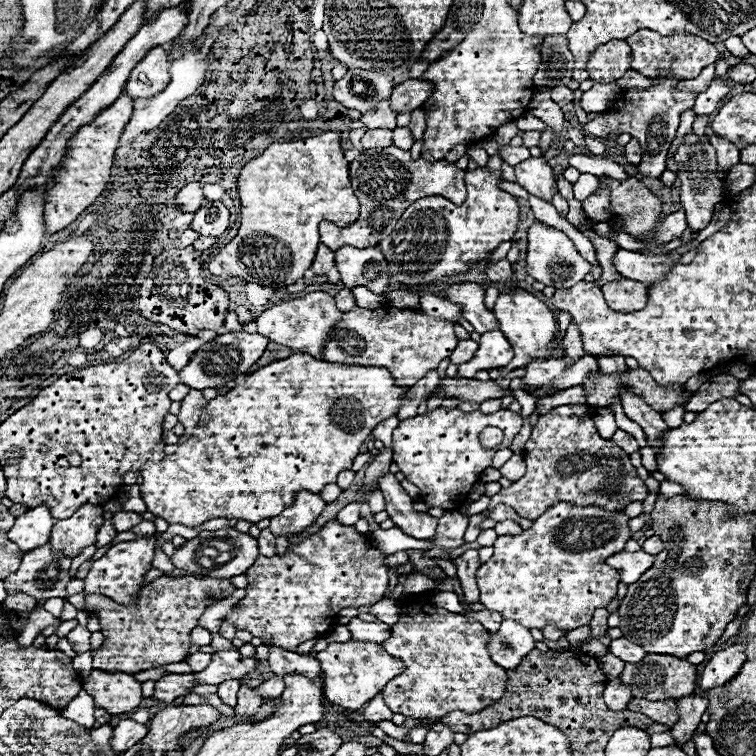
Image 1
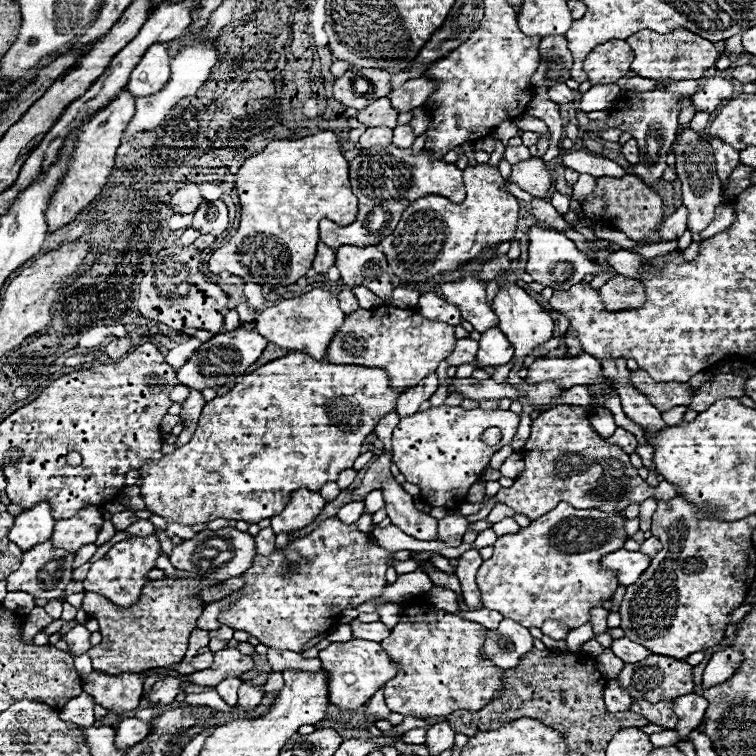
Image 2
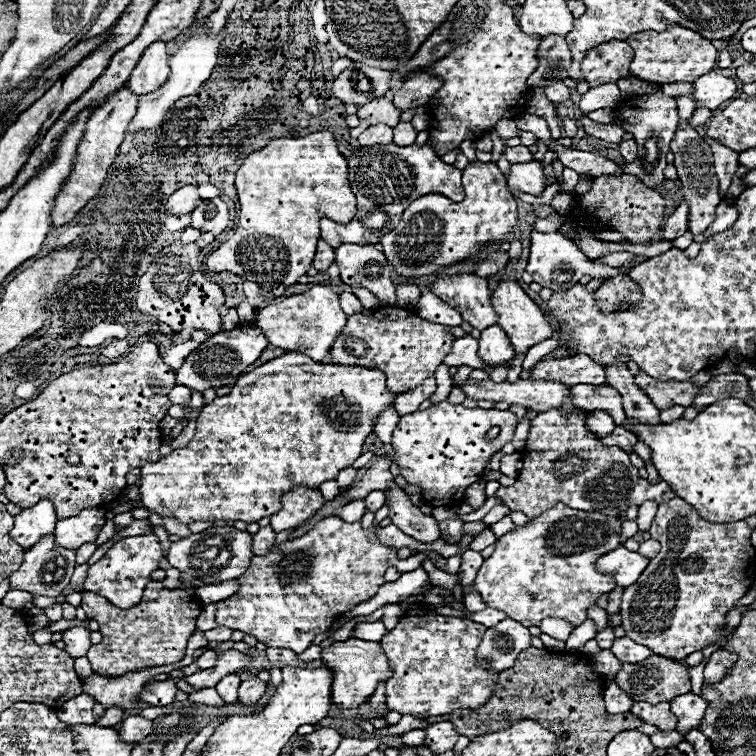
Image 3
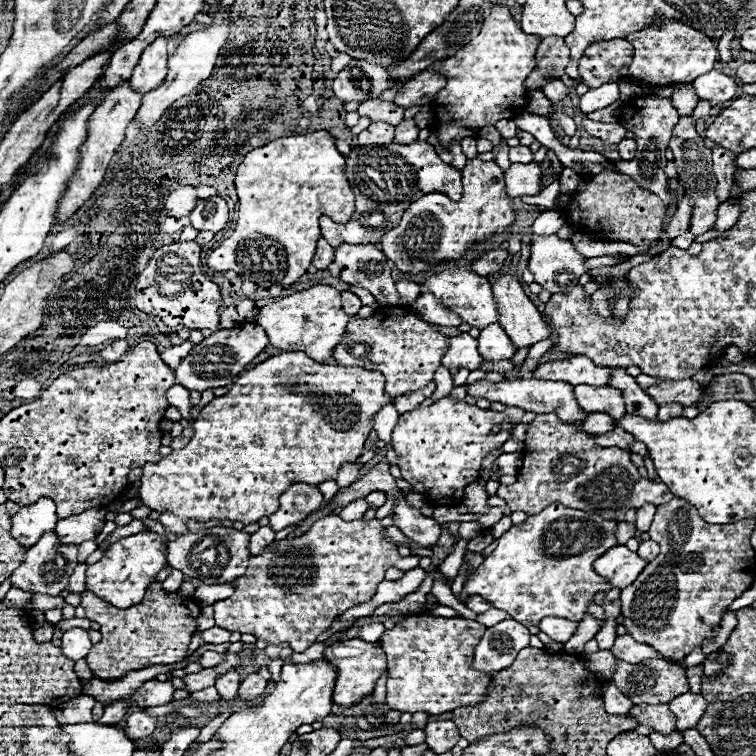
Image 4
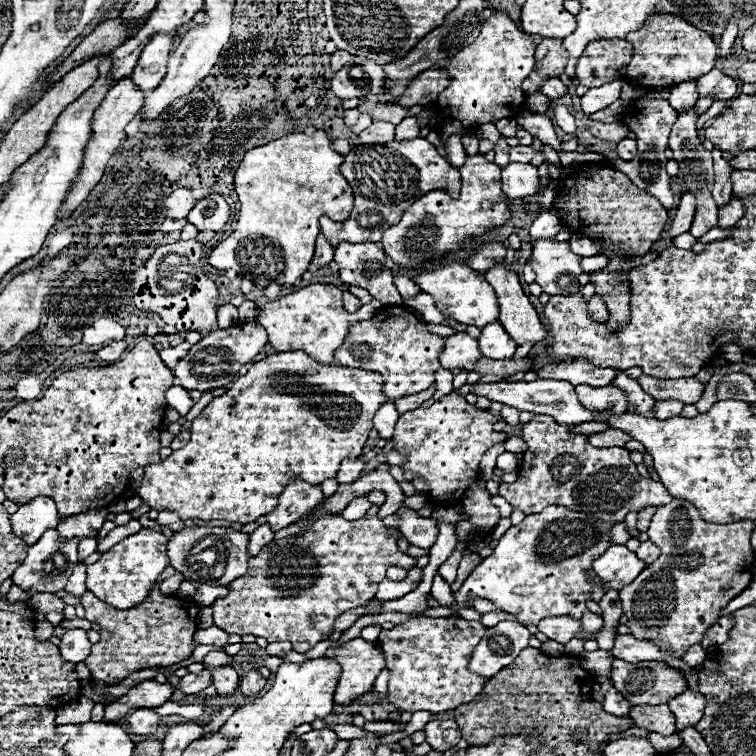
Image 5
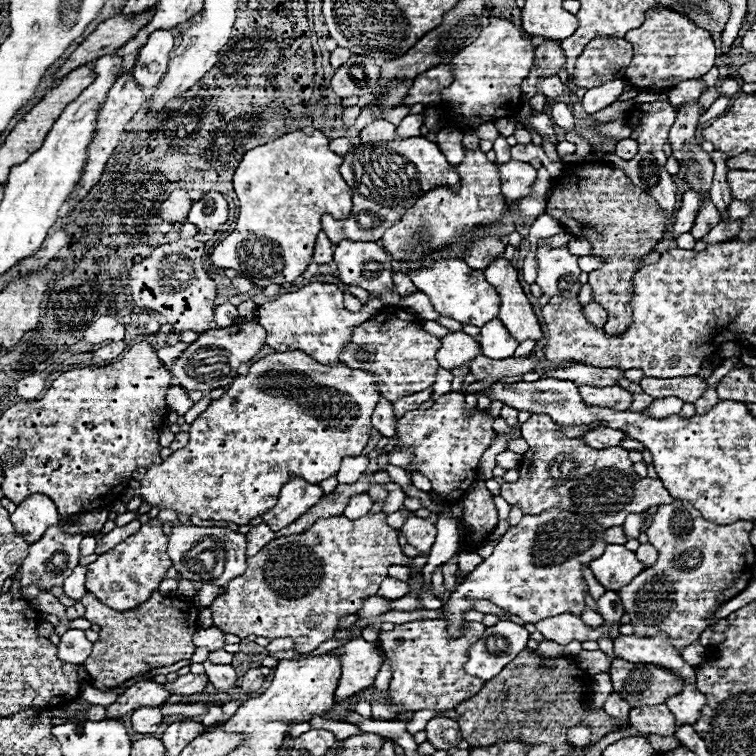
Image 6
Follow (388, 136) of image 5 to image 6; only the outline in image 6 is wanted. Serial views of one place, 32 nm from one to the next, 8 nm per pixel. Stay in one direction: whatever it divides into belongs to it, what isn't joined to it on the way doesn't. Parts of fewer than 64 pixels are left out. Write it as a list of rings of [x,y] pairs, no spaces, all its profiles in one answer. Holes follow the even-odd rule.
[[[376,120],[376,122],[372,122],[370,126],[366,126],[360,132],[360,138],[362,138],[364,144],[394,140],[394,136],[396,136],[396,126],[390,124],[390,122],[386,122],[386,120]]]

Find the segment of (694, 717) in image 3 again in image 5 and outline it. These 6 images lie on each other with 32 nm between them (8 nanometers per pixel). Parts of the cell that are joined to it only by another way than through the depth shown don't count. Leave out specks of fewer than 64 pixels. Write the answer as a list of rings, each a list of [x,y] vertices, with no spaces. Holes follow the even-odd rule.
[[[686,688],[686,692],[672,698],[668,706],[676,716],[676,726],[686,728],[686,726],[694,726],[702,718],[702,708],[706,706],[706,698],[704,694]]]

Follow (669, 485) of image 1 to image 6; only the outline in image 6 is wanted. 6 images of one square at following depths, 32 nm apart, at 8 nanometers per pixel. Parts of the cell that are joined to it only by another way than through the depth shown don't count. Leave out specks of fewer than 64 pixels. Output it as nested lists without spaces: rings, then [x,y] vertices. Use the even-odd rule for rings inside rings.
[[[532,414],[522,424],[522,438],[528,442],[530,450],[522,458],[520,478],[502,484],[502,496],[510,504],[518,504],[524,514],[562,508],[574,514],[592,516],[596,524],[612,528],[624,524],[628,514],[640,514],[650,506],[674,502],[658,478],[642,478],[635,472],[628,450],[620,446],[594,450],[586,446],[582,438],[566,438],[558,430],[558,424],[546,414]]]

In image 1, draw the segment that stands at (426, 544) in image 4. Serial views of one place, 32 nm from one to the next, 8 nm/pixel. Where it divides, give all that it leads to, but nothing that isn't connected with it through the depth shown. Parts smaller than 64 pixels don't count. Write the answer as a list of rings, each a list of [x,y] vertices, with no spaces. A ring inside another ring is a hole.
[[[386,474],[384,478],[380,478],[380,490],[386,498],[386,512],[390,514],[394,526],[418,540],[432,540],[436,536],[438,520],[412,508],[412,498],[404,492],[394,474]]]

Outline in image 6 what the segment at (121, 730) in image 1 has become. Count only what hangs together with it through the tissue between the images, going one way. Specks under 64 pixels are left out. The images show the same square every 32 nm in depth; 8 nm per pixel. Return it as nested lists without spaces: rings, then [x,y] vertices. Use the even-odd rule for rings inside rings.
[[[154,706],[154,708],[138,708],[132,712],[132,728],[134,732],[140,732],[140,734],[152,734],[158,730],[160,722],[162,722],[162,714],[160,714],[160,708]]]

